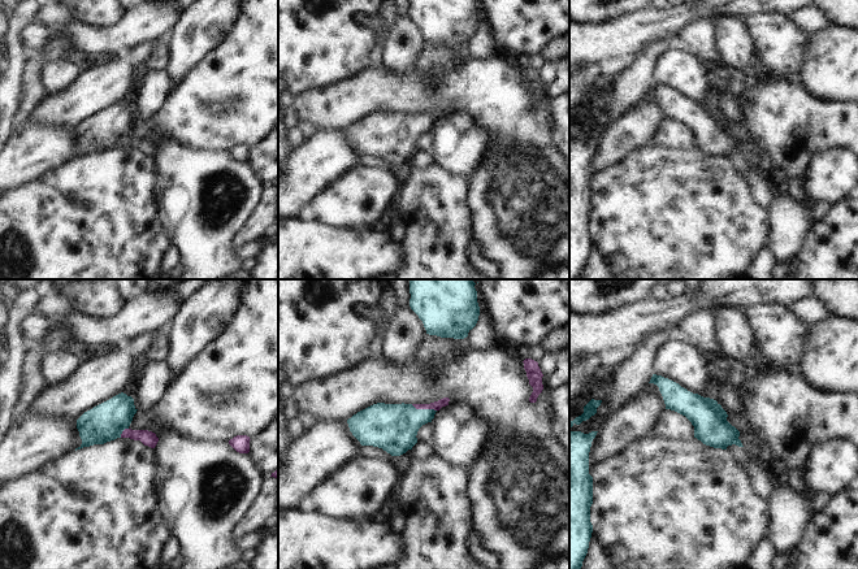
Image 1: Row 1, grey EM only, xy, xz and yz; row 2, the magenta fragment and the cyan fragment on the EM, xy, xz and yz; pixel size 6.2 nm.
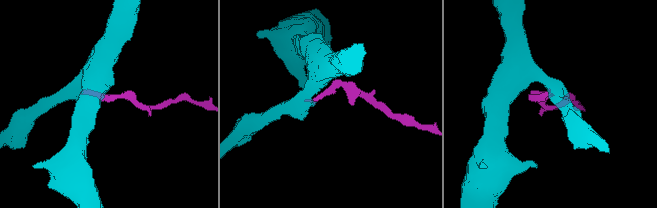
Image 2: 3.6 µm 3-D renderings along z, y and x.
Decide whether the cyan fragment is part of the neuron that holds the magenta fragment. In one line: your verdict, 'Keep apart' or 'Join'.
Join.

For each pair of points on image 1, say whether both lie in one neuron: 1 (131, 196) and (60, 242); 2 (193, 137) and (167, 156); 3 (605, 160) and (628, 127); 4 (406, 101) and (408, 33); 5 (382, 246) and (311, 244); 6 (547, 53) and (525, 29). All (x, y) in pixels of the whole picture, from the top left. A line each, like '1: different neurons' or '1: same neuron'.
1: same neuron
2: different neurons
3: same neuron
4: different neurons
5: same neuron
6: different neurons

